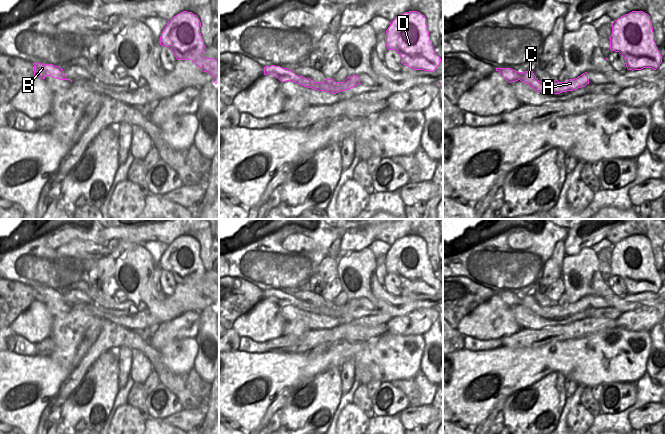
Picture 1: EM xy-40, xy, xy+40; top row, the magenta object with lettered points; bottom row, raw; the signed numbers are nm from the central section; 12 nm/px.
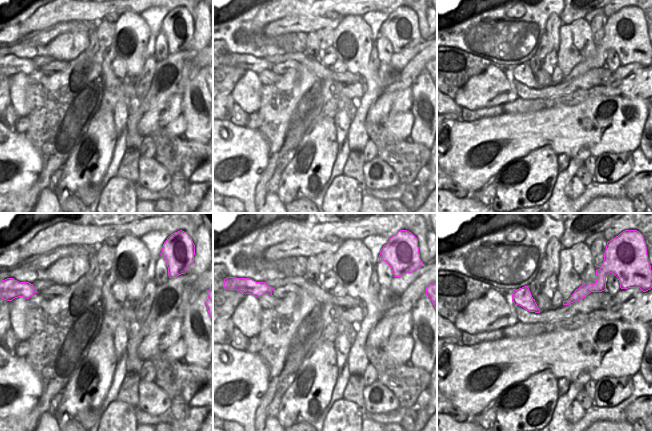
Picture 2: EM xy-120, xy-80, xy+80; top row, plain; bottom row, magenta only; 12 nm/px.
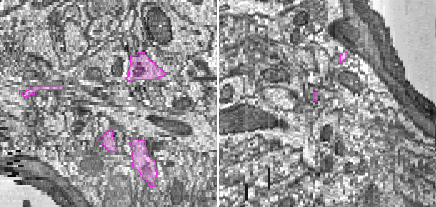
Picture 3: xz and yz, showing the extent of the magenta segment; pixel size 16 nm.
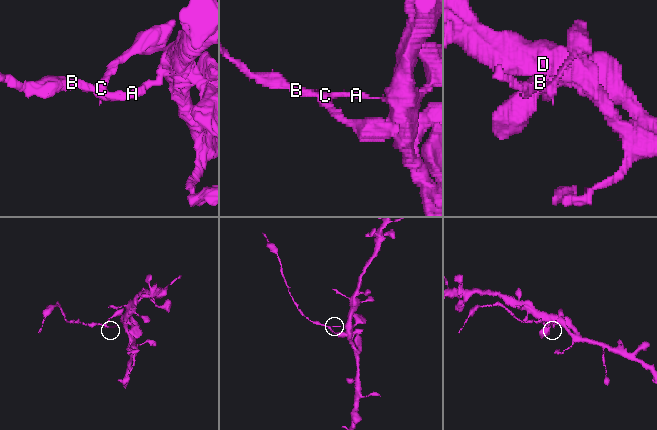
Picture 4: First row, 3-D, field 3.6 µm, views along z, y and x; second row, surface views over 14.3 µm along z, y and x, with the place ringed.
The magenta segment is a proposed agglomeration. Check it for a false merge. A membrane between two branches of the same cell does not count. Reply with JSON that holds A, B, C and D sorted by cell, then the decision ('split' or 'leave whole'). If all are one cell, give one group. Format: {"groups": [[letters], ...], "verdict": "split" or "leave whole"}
{"groups": [["A", "D"], ["B", "C"]], "verdict": "split"}

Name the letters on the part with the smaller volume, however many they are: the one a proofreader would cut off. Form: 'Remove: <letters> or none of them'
Remove: B, C

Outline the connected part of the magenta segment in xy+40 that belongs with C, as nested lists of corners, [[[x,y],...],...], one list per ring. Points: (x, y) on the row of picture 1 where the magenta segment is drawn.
[[[496,68],[496,71],[498,71],[509,83],[520,80],[543,94],[560,94],[564,92],[560,89],[564,86],[564,82],[555,80],[551,83],[543,83],[536,78],[533,71],[518,72],[511,68]]]

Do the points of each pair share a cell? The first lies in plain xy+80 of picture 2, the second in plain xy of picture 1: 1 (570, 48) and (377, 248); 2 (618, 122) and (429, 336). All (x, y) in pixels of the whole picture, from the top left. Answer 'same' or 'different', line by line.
1: different
2: different

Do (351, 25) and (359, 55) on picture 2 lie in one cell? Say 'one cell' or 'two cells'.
one cell

